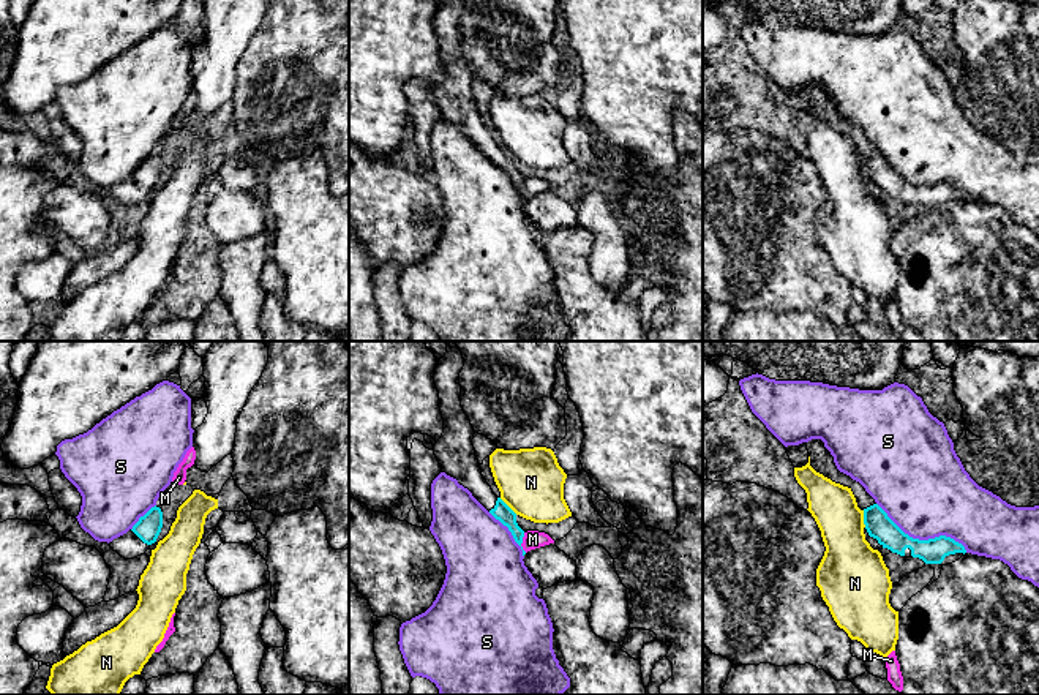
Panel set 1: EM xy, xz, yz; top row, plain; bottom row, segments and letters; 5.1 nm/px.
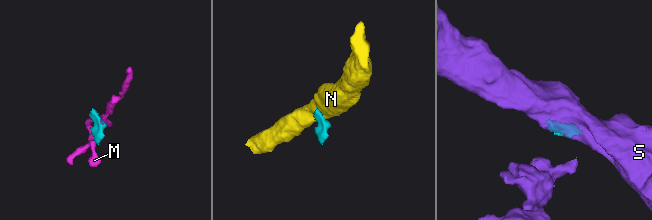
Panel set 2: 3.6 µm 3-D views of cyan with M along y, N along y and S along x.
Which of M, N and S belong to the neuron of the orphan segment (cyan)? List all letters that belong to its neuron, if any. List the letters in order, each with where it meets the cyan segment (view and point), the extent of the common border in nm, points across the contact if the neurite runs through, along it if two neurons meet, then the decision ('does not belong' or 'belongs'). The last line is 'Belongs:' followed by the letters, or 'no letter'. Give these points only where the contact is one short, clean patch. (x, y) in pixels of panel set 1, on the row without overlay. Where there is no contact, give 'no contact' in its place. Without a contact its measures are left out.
M: meets cyan in xz at (521, 188); contact 110 nm long; border along xz (523, 179), (521, 193), (526, 198); does not belong
N: meets cyan in xz at (507, 152); contact 130 nm long; border along xz (499, 144), (517, 160); does not belong
S: meets cyan in yz at (922, 187); contact 550 nm long; does not belong
Belongs: no letter

